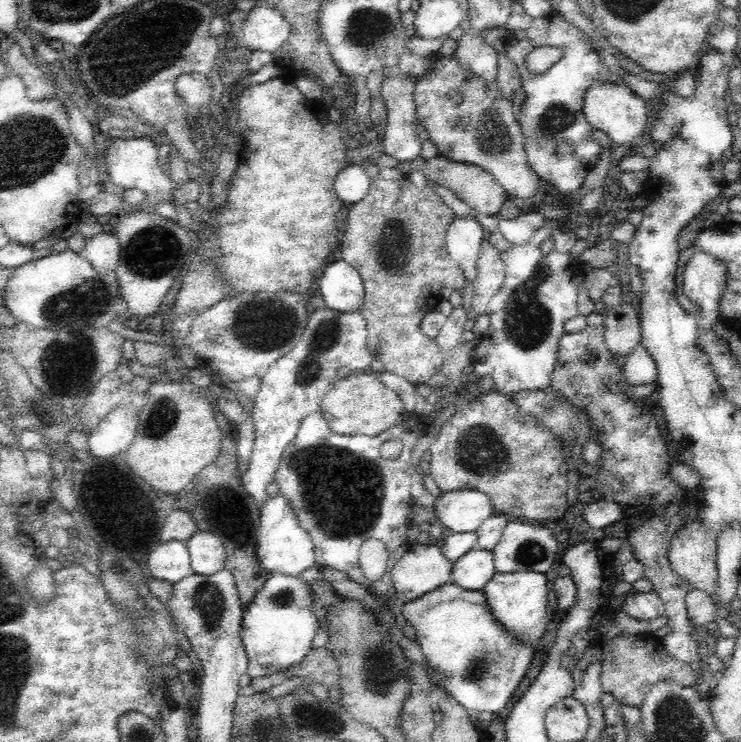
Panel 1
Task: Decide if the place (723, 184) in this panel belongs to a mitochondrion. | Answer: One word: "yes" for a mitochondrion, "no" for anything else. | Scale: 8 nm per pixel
no

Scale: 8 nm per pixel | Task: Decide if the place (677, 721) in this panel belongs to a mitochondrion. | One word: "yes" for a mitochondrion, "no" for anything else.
yes

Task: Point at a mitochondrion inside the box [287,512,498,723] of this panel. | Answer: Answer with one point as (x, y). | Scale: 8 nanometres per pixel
(380, 675)

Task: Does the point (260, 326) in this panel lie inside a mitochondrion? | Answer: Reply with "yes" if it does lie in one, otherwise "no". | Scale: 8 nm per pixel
yes

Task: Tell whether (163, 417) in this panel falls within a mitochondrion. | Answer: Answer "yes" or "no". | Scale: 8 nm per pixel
yes

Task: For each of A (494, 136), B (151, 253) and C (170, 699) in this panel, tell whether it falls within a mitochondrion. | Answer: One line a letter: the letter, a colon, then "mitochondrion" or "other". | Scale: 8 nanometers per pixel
A: mitochondrion
B: mitochondrion
C: mitochondrion

